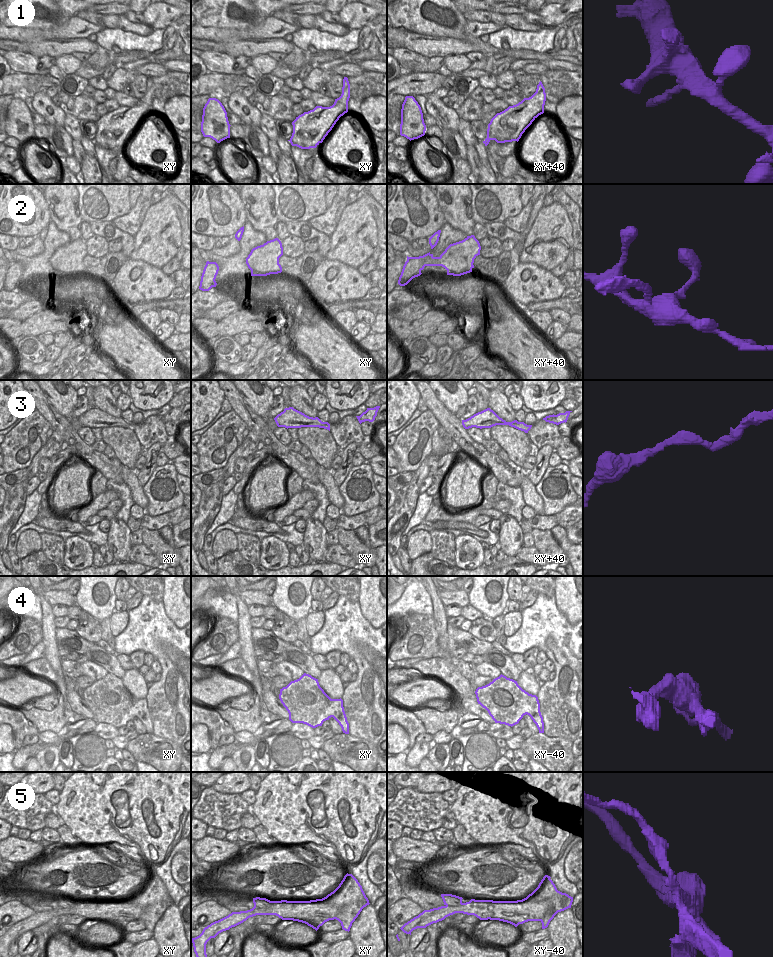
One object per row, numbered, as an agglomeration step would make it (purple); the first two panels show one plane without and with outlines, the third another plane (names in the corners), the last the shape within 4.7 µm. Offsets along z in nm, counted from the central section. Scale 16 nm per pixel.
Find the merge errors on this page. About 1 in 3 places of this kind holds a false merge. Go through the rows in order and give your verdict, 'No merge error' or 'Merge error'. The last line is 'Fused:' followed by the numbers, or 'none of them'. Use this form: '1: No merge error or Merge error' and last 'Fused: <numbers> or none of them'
1: No merge error
2: No merge error
3: No merge error
4: Merge error
5: Merge error
Fused: 4, 5

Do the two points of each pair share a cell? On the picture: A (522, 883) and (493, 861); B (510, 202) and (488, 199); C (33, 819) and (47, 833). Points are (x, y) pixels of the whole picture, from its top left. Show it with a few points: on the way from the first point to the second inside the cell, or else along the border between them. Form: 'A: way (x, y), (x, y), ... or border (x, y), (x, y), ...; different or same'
A: way (517, 874), (515, 870), (502, 870); same
B: way (505, 202), (500, 199), (493, 199); same
C: border (45, 826), (41, 829); different

